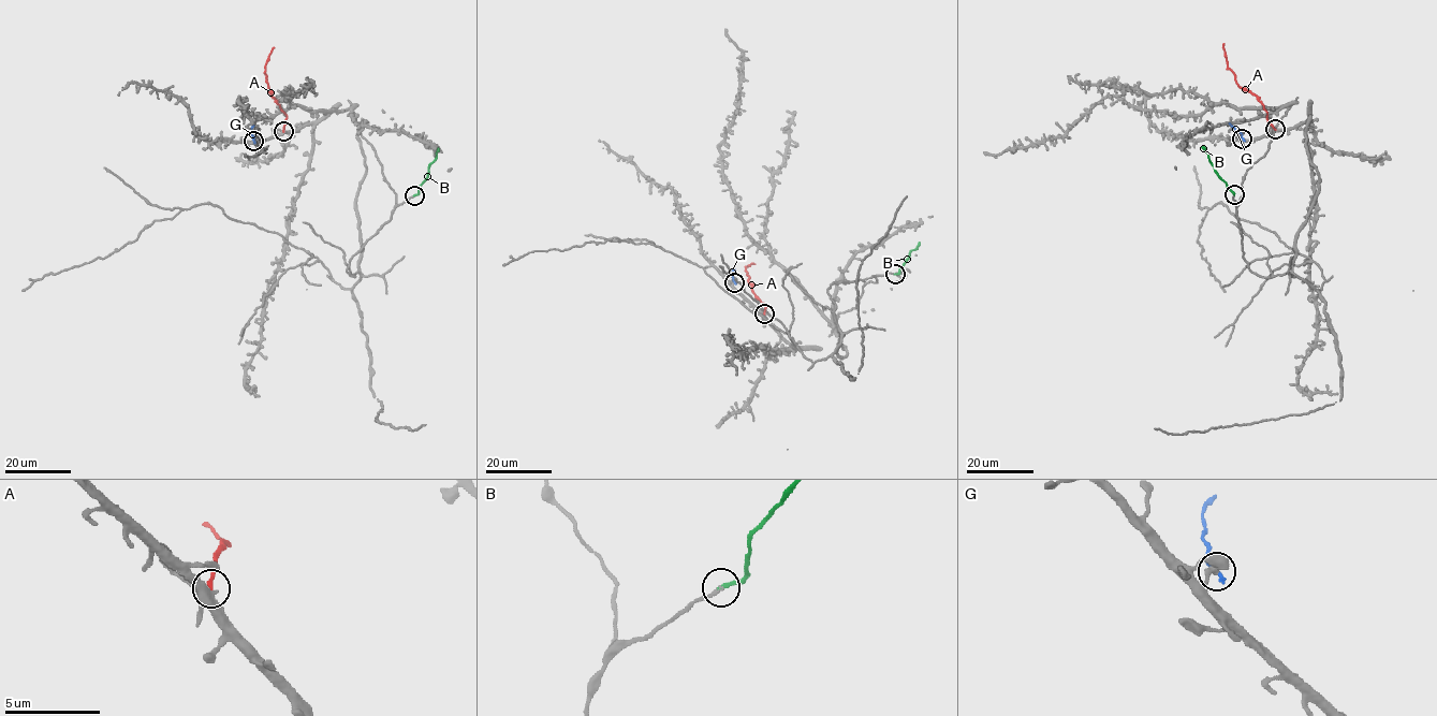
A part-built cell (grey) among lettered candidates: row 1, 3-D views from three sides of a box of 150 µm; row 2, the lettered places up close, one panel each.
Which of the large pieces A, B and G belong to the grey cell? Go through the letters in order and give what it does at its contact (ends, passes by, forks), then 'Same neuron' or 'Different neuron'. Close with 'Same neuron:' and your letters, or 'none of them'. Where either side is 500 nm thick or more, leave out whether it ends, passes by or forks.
A: It ends there. Different neuron
B: It ends there. Same neuron
G: It ends there. Different neuron
Same neuron: B

